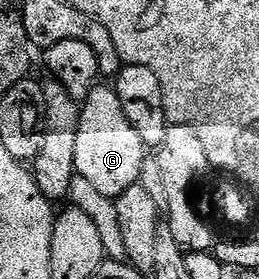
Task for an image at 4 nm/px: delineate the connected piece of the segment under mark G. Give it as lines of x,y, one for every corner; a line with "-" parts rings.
94,86
89,96
80,104
81,120
75,137
75,165
77,174
87,177
87,181
92,187
99,189
103,197
115,201
124,191
131,189
131,185
138,183
141,166
147,158
147,148
139,133
135,133
135,125
127,121
127,113
123,113
123,105
119,105
116,90
112,86
101,86

